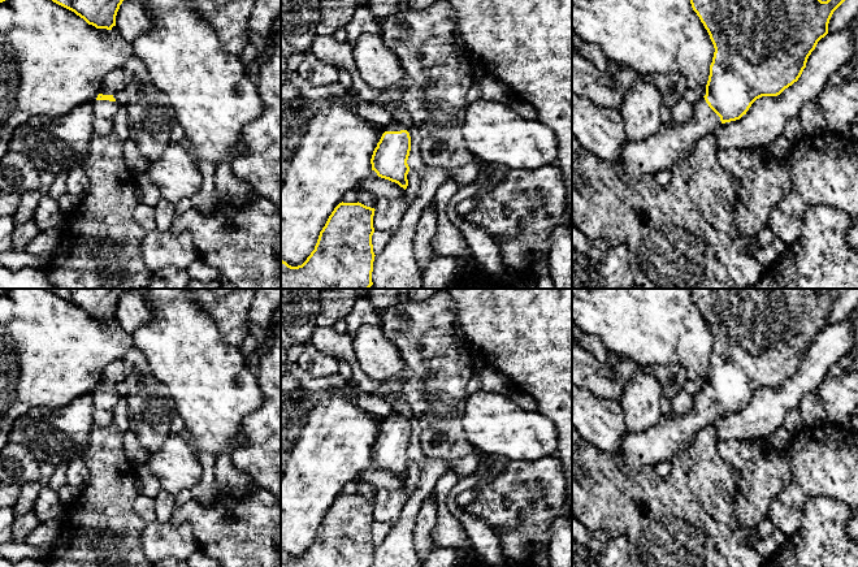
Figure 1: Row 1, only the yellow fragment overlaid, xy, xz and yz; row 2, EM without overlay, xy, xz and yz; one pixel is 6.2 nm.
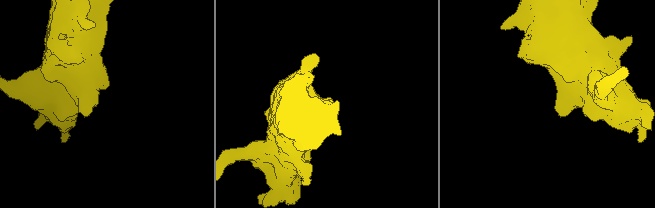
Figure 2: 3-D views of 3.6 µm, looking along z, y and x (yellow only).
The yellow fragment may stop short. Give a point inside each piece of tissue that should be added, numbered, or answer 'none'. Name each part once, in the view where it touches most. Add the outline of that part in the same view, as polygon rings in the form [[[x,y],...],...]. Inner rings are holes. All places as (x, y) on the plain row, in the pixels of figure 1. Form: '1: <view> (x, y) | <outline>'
1: yz (674, 433) | [[[705,389],[699,390],[693,398],[693,408],[681,416],[672,414],[660,417],[659,423],[645,433],[629,433],[625,436],[614,453],[618,466],[624,473],[637,472],[645,466],[656,466],[662,460],[672,460],[673,456],[685,450],[696,433],[702,428],[714,424],[722,416],[720,408],[708,398]]]

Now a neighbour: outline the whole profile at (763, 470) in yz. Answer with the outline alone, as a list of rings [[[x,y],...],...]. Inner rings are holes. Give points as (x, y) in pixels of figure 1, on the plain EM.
[[[770,438],[718,442],[722,459],[738,476],[734,501],[738,524],[750,531],[750,540],[759,541],[758,524],[767,519],[774,498],[789,484],[790,467],[785,449],[777,449]]]

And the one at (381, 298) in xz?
[[[369,289],[369,298],[377,311],[377,313],[382,315],[382,312],[393,306],[399,298],[398,289]]]

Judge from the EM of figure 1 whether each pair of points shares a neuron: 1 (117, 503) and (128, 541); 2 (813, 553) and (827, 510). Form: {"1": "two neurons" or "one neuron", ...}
{"1": "one neuron", "2": "one neuron"}

